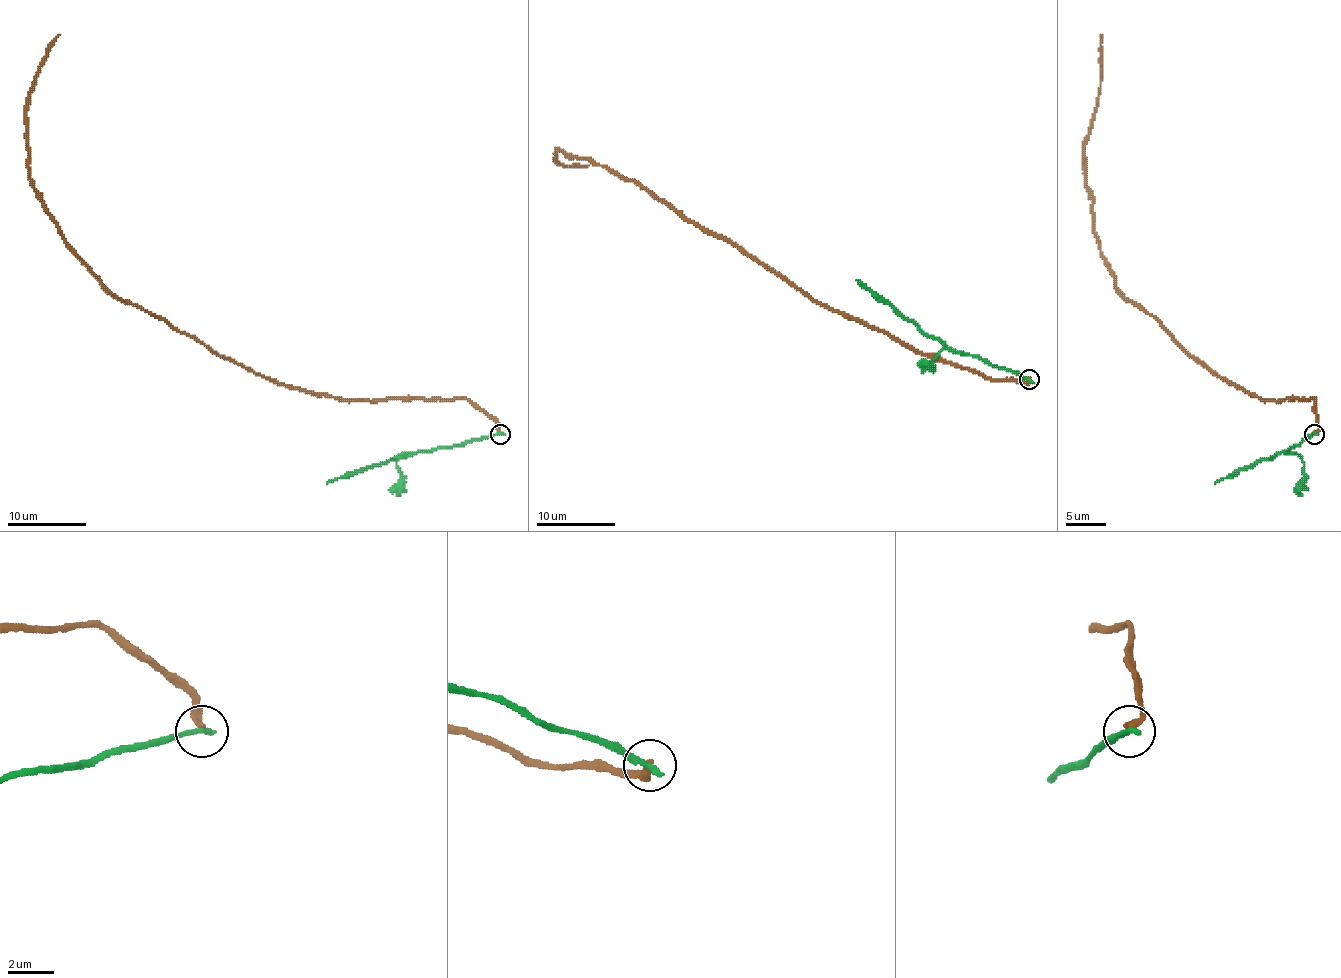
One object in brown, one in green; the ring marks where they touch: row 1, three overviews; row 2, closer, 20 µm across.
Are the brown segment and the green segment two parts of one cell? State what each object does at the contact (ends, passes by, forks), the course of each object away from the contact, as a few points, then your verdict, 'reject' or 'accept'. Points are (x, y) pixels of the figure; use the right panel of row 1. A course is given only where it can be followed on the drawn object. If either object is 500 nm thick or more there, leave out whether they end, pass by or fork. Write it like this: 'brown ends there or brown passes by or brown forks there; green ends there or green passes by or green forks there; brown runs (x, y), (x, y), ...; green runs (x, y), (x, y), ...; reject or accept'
brown ends there; green ends there; brown runs (1314, 432), (1314, 399), (1264, 401), (1241, 389), (1116, 288), (1084, 177), (1100, 34); green runs (1314, 434), (1274, 456), (1233, 472), (1215, 484); reject

